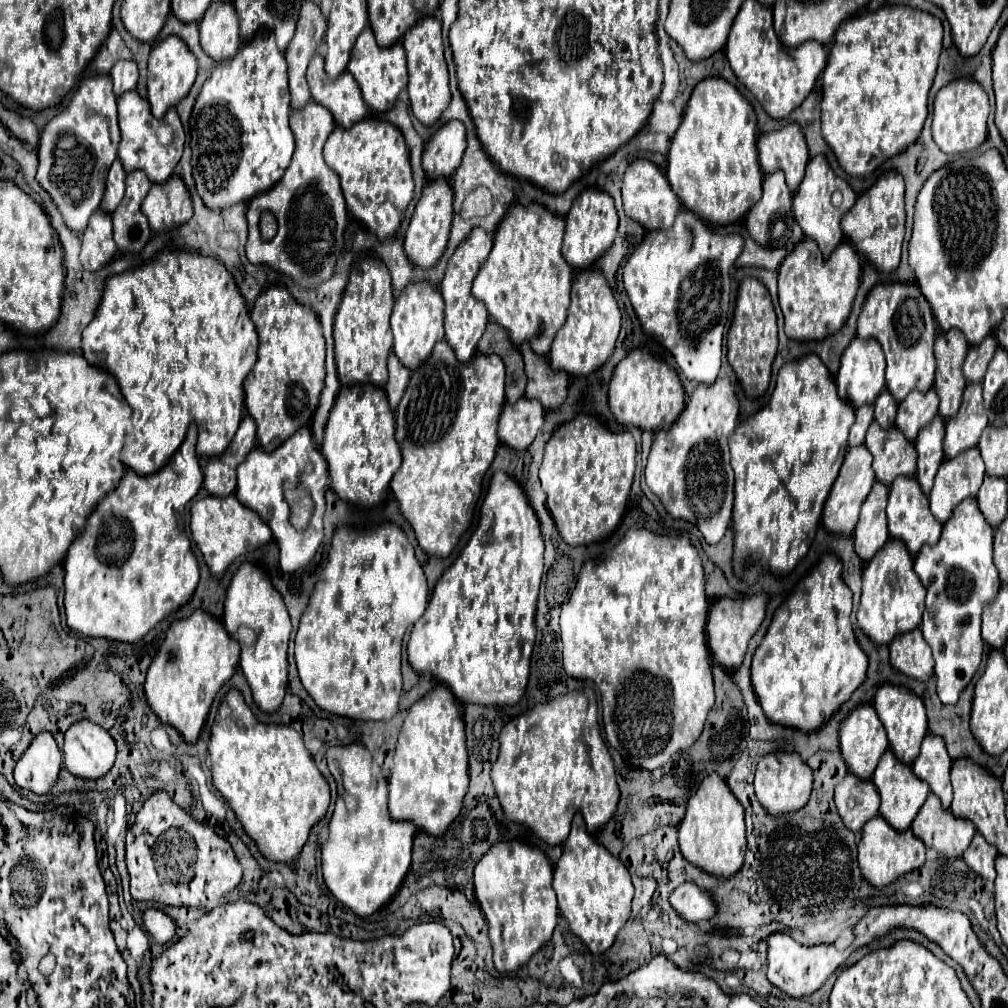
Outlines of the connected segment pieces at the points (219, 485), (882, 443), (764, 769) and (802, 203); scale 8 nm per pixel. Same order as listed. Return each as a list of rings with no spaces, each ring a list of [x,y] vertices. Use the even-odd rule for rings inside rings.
[[[245,416],[241,426],[229,444],[229,448],[213,458],[207,458],[203,488],[211,496],[229,496],[237,488],[237,466],[245,460],[249,450],[255,446],[255,420]]]
[[[873,422],[867,430],[865,446],[873,456],[873,470],[879,482],[889,486],[897,476],[915,474],[917,454],[913,442],[907,442],[899,428],[883,430]]]
[[[777,750],[759,758],[755,770],[755,794],[761,806],[769,814],[777,816],[777,814],[801,810],[811,796],[811,788],[813,788],[813,770],[801,760],[797,752]]]
[[[815,156],[809,160],[807,170],[805,170],[805,178],[793,196],[793,212],[795,212],[797,224],[803,228],[803,234],[813,238],[819,244],[823,258],[829,258],[829,254],[835,250],[835,246],[843,240],[843,232],[841,232],[839,222],[841,222],[841,216],[855,204],[855,200],[857,200],[855,190],[831,170],[825,156]],[[835,190],[841,190],[841,194],[843,194],[841,206],[831,204],[831,194]]]

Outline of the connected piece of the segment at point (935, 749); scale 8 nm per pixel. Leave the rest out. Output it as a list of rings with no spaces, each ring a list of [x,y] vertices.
[[[927,734],[921,744],[919,758],[913,762],[913,772],[917,778],[925,780],[935,796],[943,802],[943,808],[951,806],[951,782],[949,782],[949,772],[951,772],[951,758],[947,758],[947,750],[943,746],[941,738],[935,738],[935,734]]]

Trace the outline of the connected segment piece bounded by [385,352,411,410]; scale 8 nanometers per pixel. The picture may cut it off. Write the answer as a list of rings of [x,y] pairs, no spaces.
[[[393,352],[387,358],[387,370],[389,370],[389,380],[385,384],[385,392],[387,392],[387,398],[389,398],[391,410],[395,410],[399,400],[401,400],[401,396],[403,396],[403,392],[405,392],[405,386],[409,382],[411,370],[405,368]]]

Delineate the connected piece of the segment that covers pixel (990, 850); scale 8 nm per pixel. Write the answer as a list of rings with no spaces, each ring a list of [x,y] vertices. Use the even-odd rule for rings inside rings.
[[[975,832],[975,838],[971,840],[971,846],[963,852],[963,860],[975,874],[979,874],[985,880],[993,880],[995,878],[993,862],[997,858],[997,854],[999,852],[995,850],[995,846],[987,844],[985,838],[979,832]]]

